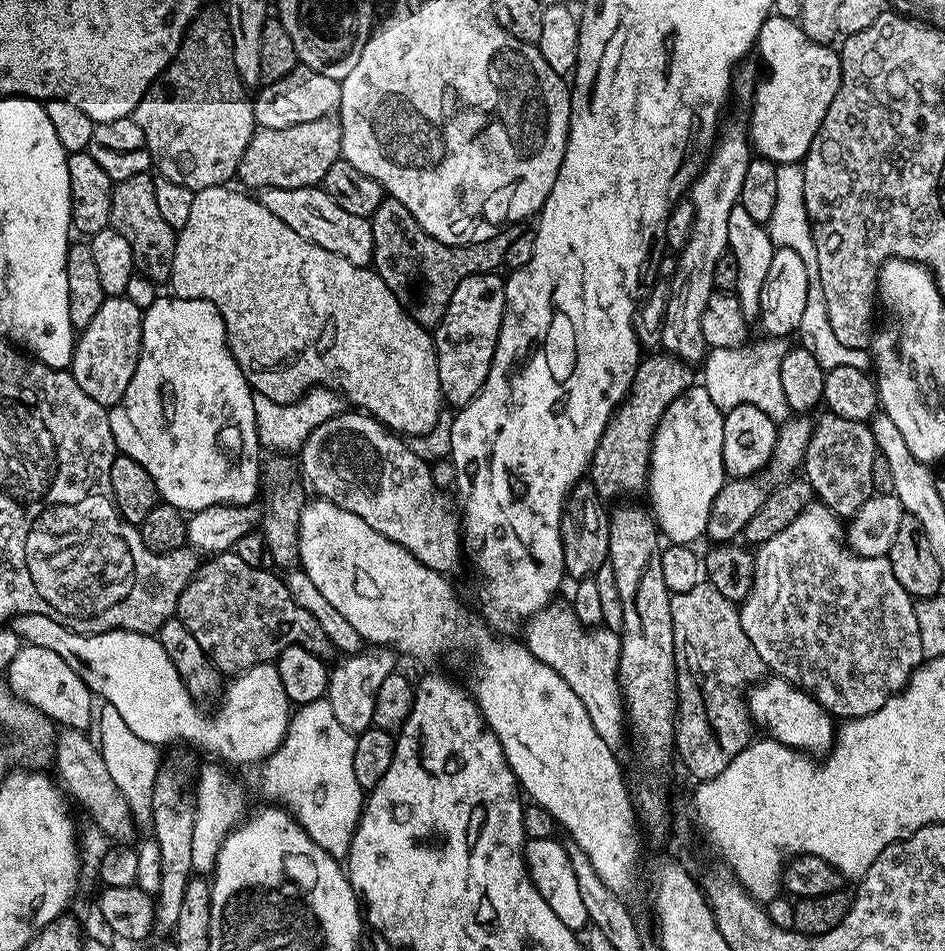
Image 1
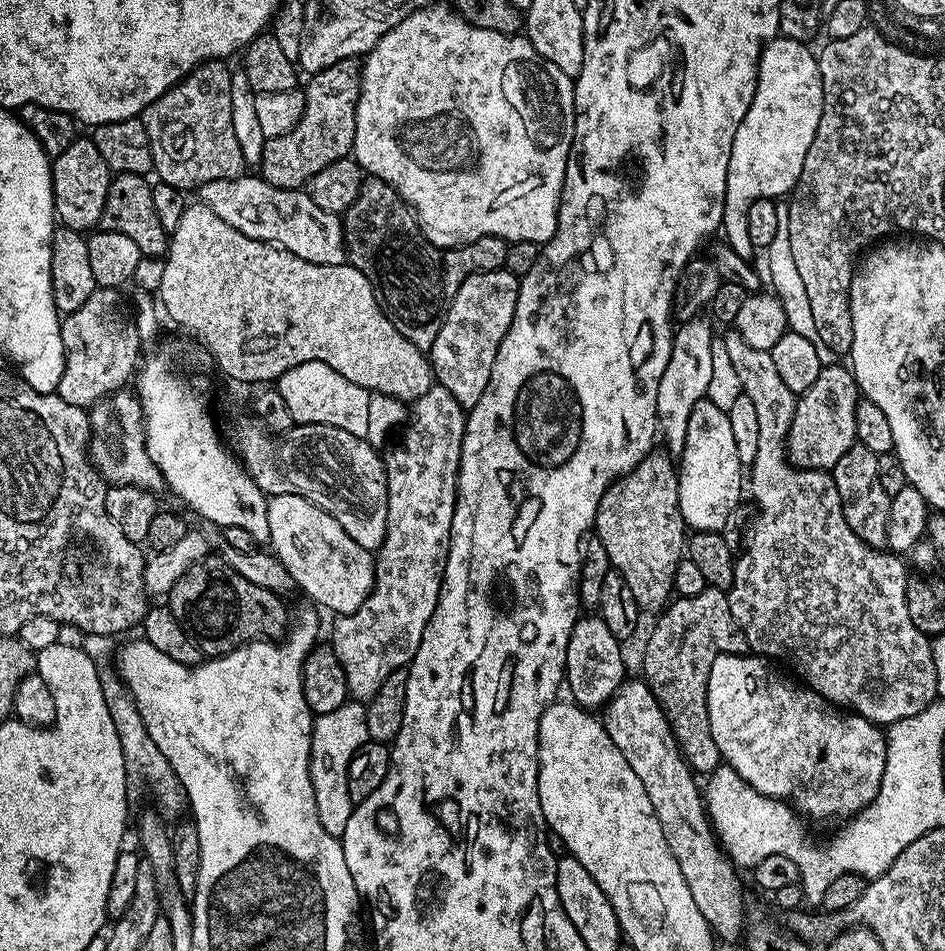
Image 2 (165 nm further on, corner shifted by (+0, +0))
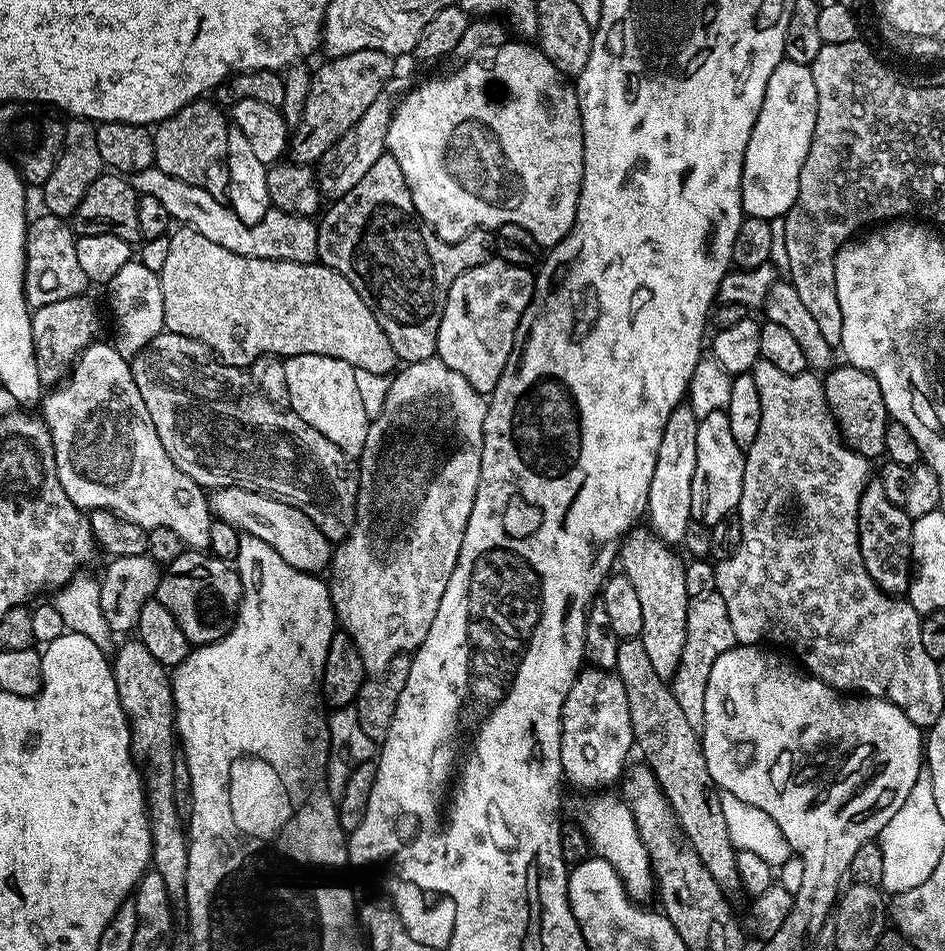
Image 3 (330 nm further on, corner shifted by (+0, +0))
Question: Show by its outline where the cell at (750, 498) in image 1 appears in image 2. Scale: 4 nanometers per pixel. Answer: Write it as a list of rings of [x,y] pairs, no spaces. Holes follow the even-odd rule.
[[[835,362],[825,364],[820,369],[818,379],[810,390],[799,393],[794,418],[790,422],[786,459],[793,468],[815,468],[830,470],[858,443],[855,432],[855,410],[862,393],[856,387],[856,378],[851,367]]]

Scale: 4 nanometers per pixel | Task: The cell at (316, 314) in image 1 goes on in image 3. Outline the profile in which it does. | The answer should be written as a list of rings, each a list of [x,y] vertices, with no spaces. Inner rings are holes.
[[[180,226],[168,236],[170,255],[166,257],[166,266],[158,274],[162,286],[162,306],[164,307],[164,327],[174,334],[182,334],[186,338],[194,338],[202,342],[209,352],[215,354],[225,364],[233,364],[236,368],[247,369],[259,356],[278,356],[287,358],[294,355],[328,355],[348,362],[353,368],[368,370],[373,374],[389,375],[398,368],[398,357],[390,338],[382,330],[378,318],[372,312],[372,305],[337,268],[328,268],[319,262],[300,264],[298,261],[267,260],[262,257],[243,256],[233,250],[224,249],[216,242],[201,234],[197,228]]]

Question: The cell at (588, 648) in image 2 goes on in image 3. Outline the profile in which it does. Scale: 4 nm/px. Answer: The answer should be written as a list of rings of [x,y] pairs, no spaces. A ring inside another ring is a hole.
[[[595,666],[581,667],[577,672],[574,682],[570,686],[570,694],[566,694],[566,702],[562,706],[562,718],[560,719],[560,766],[563,775],[572,784],[577,784],[580,788],[600,788],[596,790],[602,790],[606,784],[613,784],[621,779],[622,773],[626,767],[626,761],[629,759],[628,751],[633,751],[634,741],[632,738],[632,723],[630,722],[630,706],[626,702],[626,690],[622,686],[619,676],[615,671],[607,668],[597,668]]]

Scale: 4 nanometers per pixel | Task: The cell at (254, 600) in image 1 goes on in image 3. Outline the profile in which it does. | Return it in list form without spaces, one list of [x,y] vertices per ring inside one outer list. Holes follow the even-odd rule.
[[[185,550],[178,558],[171,560],[168,565],[163,569],[160,577],[160,584],[156,588],[155,599],[162,602],[162,606],[166,606],[166,610],[170,610],[170,614],[174,614],[174,622],[178,622],[178,626],[182,626],[182,634],[186,634],[189,645],[199,646],[201,644],[213,644],[218,642],[231,630],[236,618],[236,613],[240,610],[240,603],[244,594],[244,587],[240,584],[240,574],[236,571],[235,567],[229,561],[220,560],[216,556],[209,554],[204,550]]]

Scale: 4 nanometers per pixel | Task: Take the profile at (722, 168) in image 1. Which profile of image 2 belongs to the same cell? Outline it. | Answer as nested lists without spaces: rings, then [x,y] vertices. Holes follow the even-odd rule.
[[[688,320],[681,328],[679,325],[673,331],[669,361],[666,362],[666,370],[662,370],[662,382],[658,382],[656,422],[662,440],[664,436],[663,447],[672,454],[678,454],[686,446],[686,426],[690,422],[690,410],[694,410],[694,406],[698,406],[698,402],[707,397],[710,386],[710,350],[714,333],[713,325],[705,320]]]

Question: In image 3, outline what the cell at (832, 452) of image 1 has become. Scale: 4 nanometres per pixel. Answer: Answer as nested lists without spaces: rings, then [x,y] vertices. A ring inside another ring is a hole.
[[[879,478],[869,479],[858,502],[856,539],[860,545],[862,562],[880,589],[889,594],[904,594],[908,590],[912,563],[913,519],[901,505],[890,502],[882,490]]]

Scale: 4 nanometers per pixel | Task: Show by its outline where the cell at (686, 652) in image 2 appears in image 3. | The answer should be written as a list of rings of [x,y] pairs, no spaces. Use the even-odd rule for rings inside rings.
[[[719,592],[702,594],[688,601],[686,614],[686,644],[682,646],[680,661],[672,674],[670,687],[674,698],[678,698],[678,706],[682,706],[682,714],[689,720],[690,726],[697,730],[704,727],[704,711],[706,710],[706,682],[710,682],[710,670],[714,662],[726,650],[737,647],[734,626],[730,626],[730,610],[726,610],[726,602],[722,602]]]

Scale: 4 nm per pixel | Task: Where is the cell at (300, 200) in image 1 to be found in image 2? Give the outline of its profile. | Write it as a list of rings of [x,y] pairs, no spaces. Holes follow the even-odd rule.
[[[245,174],[234,179],[206,182],[199,185],[199,192],[201,203],[248,238],[275,244],[314,265],[347,263],[341,217],[315,206],[303,189],[274,187],[258,174]]]

